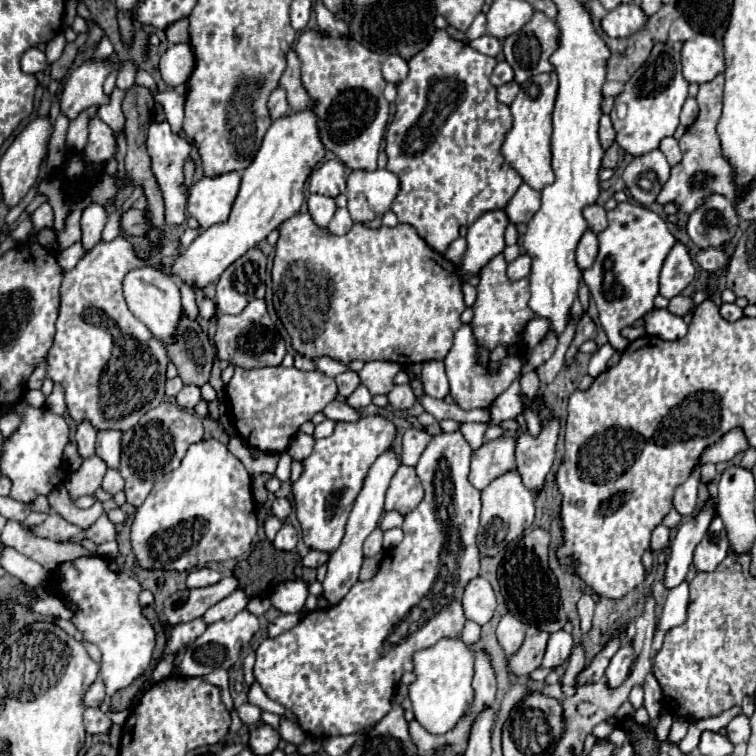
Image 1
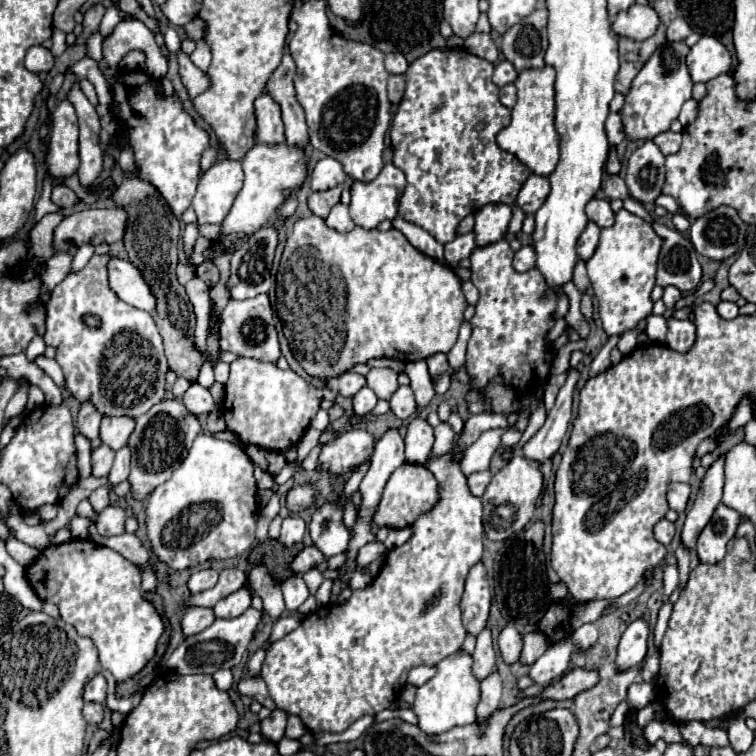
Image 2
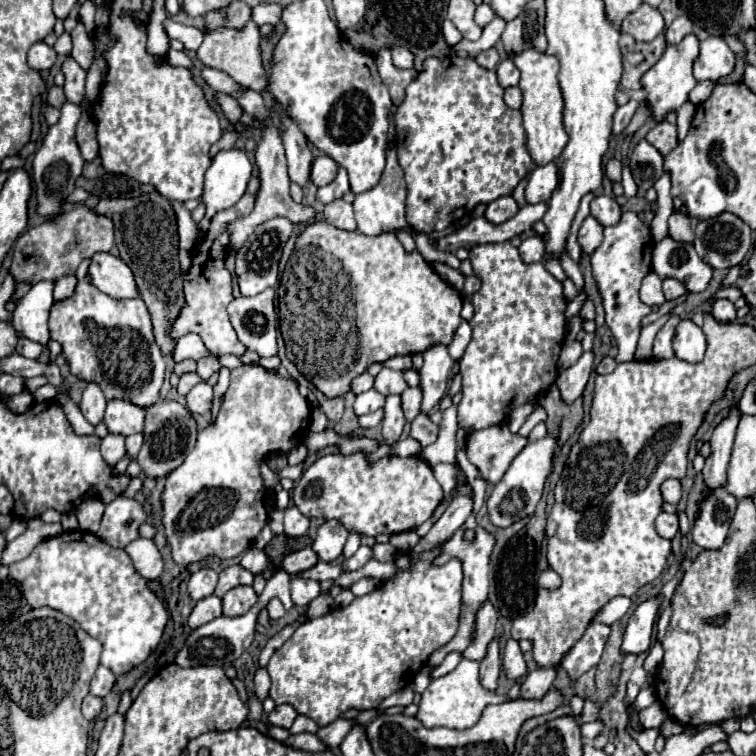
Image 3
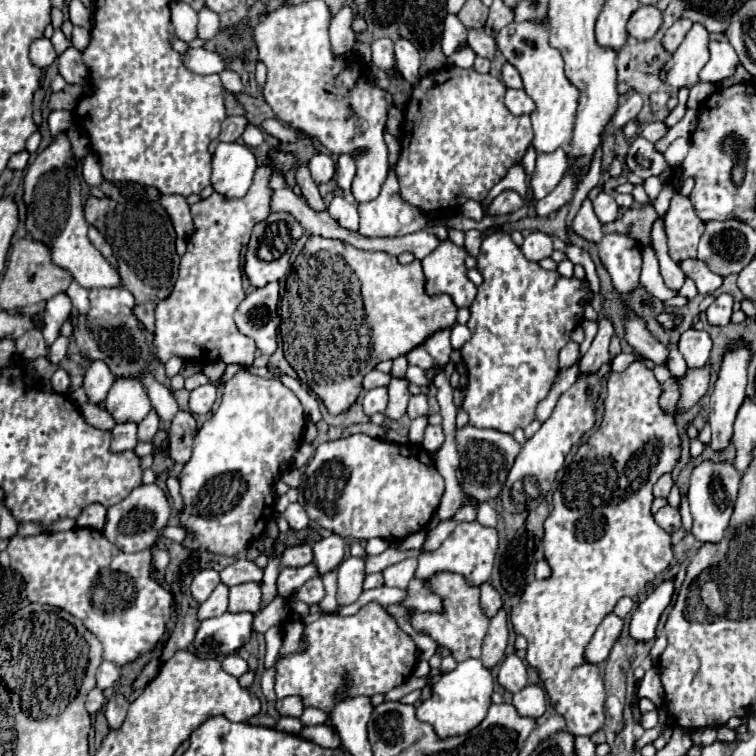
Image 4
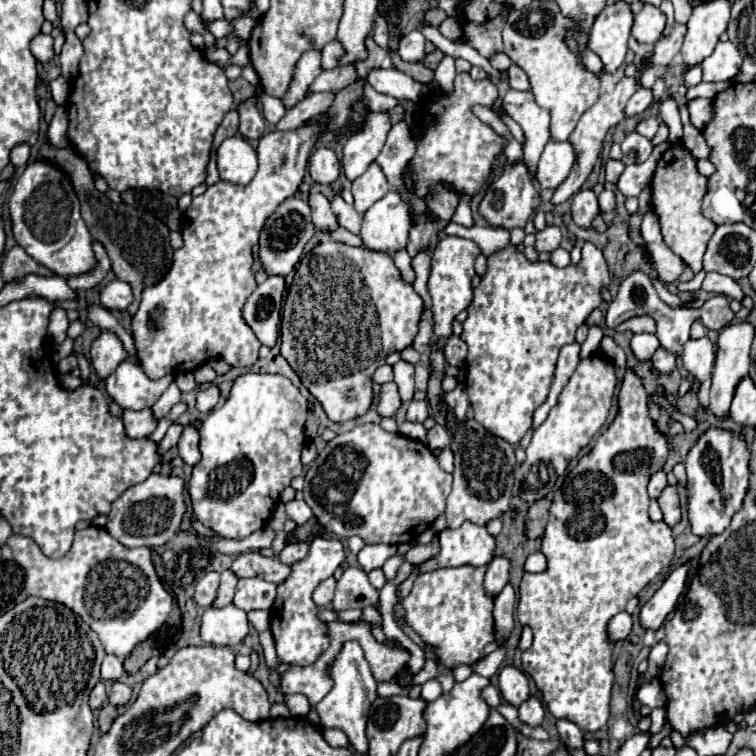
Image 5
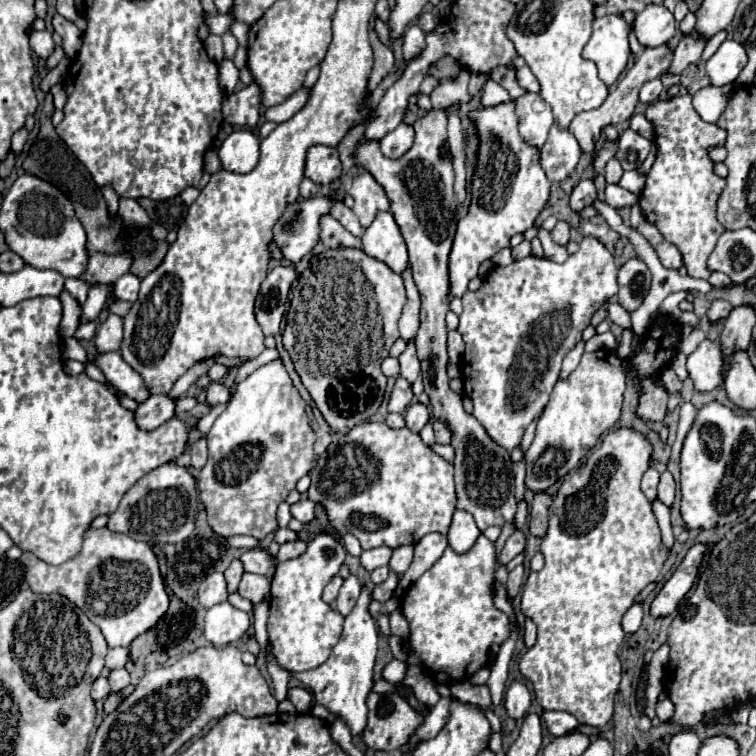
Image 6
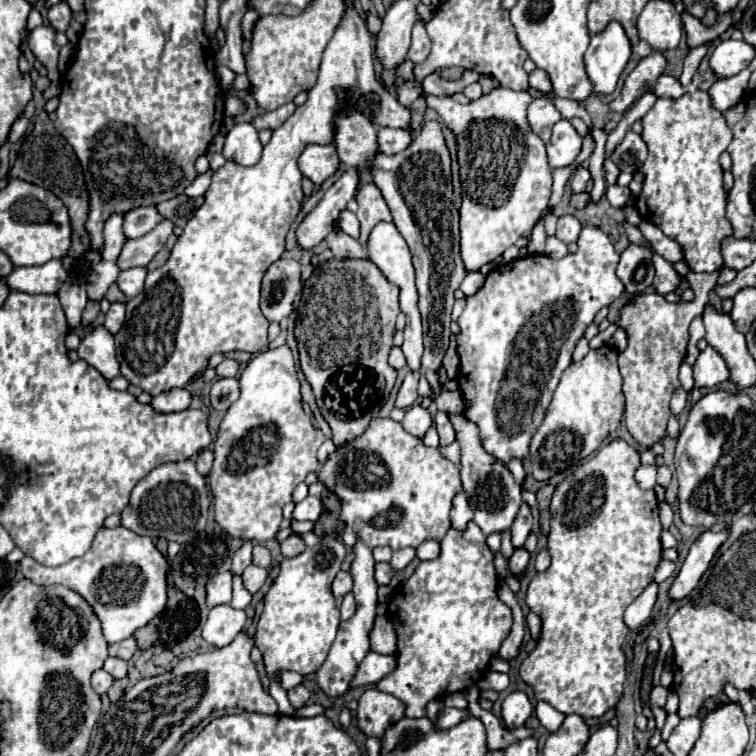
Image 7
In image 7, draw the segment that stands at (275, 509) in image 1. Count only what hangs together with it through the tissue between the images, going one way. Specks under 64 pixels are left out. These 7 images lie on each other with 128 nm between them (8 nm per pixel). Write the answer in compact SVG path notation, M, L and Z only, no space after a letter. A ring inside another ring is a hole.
M374 418L364 434L352 440L352 444L336 448L336 452L328 456L322 470L318 472L318 482L322 482L332 494L336 494L342 506L340 520L350 526L358 534L358 538L364 540L364 544L368 544L370 548L390 546L392 550L400 550L406 546L416 548L428 538L442 540L450 528L452 500L462 490L460 466L444 458L438 448L424 446L420 438L408 434L402 424L390 418Z

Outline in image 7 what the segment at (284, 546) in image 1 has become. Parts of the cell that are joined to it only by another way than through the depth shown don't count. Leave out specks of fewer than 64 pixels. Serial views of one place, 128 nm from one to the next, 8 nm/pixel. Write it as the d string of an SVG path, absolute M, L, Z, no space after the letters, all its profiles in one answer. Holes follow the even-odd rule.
M306 496L302 502L294 508L294 520L310 520L316 522L322 514L322 502L316 496Z

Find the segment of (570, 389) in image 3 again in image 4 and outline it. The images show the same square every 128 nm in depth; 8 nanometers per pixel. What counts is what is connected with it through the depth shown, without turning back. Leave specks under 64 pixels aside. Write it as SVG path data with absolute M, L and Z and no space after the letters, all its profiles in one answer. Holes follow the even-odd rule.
M606 318L598 320L598 334L596 334L590 350L578 362L578 376L588 376L592 372L598 372L602 364L612 360L612 356L608 352L610 338L612 338L612 324L610 324L610 320L606 320Z

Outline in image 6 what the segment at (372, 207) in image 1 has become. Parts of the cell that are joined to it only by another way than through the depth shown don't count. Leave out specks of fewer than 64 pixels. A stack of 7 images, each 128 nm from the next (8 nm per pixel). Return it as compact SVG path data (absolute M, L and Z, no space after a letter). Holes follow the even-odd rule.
M390 210L378 212L372 224L366 228L362 236L362 250L368 256L386 262L396 274L406 268L408 252L404 248L404 238Z

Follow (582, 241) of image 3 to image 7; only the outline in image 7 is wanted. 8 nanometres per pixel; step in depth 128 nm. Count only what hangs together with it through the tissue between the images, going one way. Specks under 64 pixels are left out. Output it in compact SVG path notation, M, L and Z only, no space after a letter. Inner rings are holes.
M580 166L580 168L576 170L574 178L572 178L572 192L574 192L574 194L578 194L578 192L586 192L586 184L588 184L588 180L590 180L590 172L588 172L588 168Z

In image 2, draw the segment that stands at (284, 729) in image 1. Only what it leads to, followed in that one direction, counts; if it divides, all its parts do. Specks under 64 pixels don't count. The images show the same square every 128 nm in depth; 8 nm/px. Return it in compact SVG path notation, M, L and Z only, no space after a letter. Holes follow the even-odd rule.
M258 676L258 678L248 677L247 679L242 679L238 684L238 692L257 700L262 706L267 707L271 711L276 709L276 705L270 698L266 683L262 680L261 676Z

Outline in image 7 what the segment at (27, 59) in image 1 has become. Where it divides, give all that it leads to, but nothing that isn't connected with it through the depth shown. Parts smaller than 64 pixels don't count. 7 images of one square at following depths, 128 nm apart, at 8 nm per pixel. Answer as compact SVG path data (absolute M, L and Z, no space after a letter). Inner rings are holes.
M38 26L28 36L28 46L34 56L48 68L48 76L56 80L58 76L58 52L60 46L54 42L56 30L52 26Z

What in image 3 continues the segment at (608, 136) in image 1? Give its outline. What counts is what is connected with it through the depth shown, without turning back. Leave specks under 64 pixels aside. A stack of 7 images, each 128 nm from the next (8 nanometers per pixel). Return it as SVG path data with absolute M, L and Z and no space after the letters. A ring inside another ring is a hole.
M630 100L624 106L618 106L618 110L614 112L614 118L612 118L612 134L622 134L624 132L624 128L632 120L636 108L638 108L638 102L636 100Z

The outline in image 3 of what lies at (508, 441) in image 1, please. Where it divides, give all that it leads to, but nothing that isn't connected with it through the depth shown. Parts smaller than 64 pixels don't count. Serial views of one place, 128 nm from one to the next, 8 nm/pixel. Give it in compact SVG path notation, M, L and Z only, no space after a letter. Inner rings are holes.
M456 496L446 508L446 512L440 516L440 520L432 526L432 530L418 542L418 546L412 552L422 552L436 544L442 544L472 514L472 504L474 504L472 496Z

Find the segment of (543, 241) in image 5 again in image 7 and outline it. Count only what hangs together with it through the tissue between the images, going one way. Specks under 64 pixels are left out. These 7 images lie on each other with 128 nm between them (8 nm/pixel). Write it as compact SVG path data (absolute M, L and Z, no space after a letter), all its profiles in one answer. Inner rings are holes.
M562 216L562 218L558 218L556 238L562 240L564 244L570 244L570 242L574 242L578 238L580 230L582 230L582 224L578 222L578 218L574 218L574 216Z

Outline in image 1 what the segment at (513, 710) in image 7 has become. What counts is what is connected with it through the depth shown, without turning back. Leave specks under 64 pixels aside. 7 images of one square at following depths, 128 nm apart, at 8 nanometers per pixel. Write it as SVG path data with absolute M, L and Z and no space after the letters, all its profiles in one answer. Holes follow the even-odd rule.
M506 614L498 622L496 636L506 656L512 656L524 642L524 624L514 614Z

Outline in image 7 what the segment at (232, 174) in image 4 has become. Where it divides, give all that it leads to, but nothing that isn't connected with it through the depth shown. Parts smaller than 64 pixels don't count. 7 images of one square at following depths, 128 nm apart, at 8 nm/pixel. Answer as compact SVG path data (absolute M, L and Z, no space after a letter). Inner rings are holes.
M236 124L228 134L222 148L226 160L232 160L240 166L252 166L262 156L262 144L258 132L252 124Z

